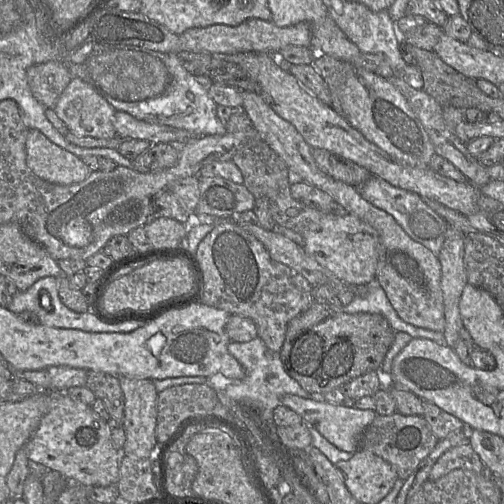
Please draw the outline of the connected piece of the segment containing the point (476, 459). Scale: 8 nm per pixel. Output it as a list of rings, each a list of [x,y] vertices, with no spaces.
[[[466,443],[443,453],[433,465],[428,480],[435,481],[455,469],[466,469],[476,474],[483,474],[486,466],[470,443]]]

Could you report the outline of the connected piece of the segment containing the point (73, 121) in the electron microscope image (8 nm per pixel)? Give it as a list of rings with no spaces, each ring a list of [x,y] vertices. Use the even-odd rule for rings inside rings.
[[[73,78],[61,93],[52,108],[65,123],[70,133],[78,137],[111,139],[116,136],[114,115],[116,110],[90,84],[80,78]]]

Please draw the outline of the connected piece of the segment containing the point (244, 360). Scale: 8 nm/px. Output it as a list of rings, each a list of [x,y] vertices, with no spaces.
[[[256,337],[248,342],[230,342],[228,344],[229,353],[244,367],[246,375],[241,380],[229,379],[221,373],[217,373],[209,378],[203,376],[181,376],[171,377],[163,380],[153,380],[157,392],[166,388],[185,384],[208,384],[216,391],[224,394],[225,401],[234,402],[247,412],[264,412],[264,409],[274,409],[281,404],[281,398],[286,394],[293,394],[303,398],[324,402],[322,393],[309,393],[293,379],[285,370],[279,353],[271,351],[262,339]]]

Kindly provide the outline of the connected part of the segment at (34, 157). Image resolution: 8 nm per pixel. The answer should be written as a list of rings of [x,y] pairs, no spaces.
[[[36,129],[27,135],[26,164],[40,179],[59,185],[82,182],[92,172],[81,158],[52,143]]]

